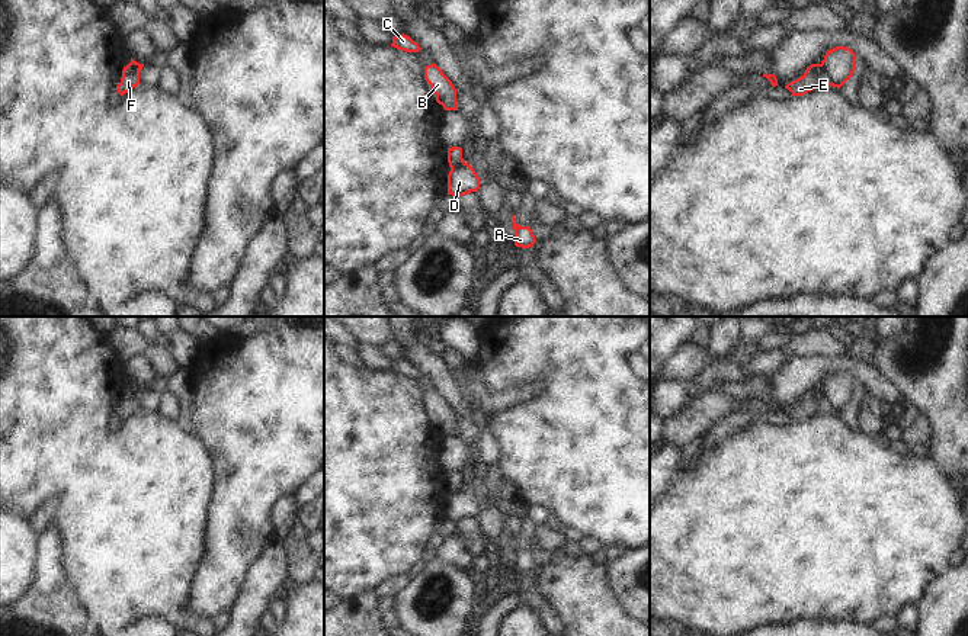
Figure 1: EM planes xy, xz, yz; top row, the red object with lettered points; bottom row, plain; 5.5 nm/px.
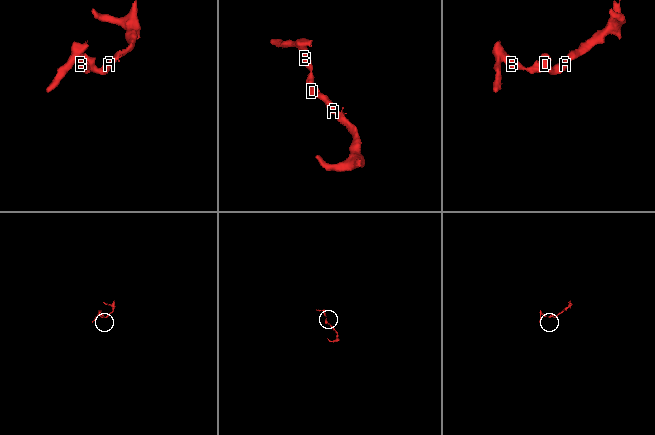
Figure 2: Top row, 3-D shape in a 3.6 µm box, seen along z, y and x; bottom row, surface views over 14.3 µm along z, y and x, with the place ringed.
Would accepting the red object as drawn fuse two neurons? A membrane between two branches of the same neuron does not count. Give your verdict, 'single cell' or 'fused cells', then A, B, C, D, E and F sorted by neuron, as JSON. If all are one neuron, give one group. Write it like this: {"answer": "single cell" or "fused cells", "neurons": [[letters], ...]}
{"answer": "fused cells", "neurons": [["A", "D"], ["B", "C", "E", "F"]]}

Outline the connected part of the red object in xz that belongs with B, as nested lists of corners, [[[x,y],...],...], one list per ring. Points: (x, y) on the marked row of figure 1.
[[[435,62],[424,67],[424,80],[430,84],[430,91],[436,94],[436,102],[445,110],[458,110],[456,89]]]

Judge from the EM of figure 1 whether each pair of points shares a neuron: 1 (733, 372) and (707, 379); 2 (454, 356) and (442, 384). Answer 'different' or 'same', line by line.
1: same
2: different

